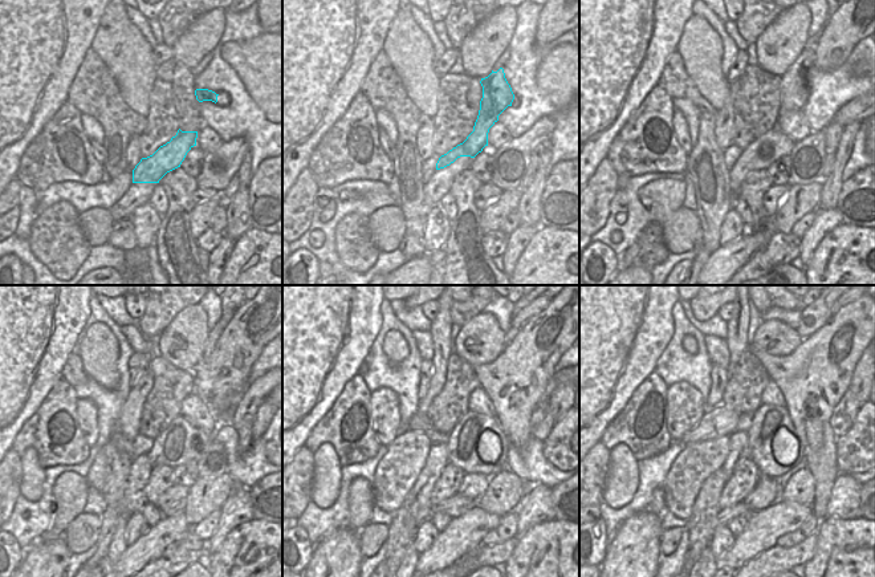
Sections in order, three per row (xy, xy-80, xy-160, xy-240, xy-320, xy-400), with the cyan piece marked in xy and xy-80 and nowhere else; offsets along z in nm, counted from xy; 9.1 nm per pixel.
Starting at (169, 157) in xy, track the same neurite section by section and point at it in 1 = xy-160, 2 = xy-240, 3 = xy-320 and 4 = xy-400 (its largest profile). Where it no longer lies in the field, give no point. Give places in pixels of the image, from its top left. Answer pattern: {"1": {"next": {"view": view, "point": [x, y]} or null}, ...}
{"1": {"next": {"view": "xy-160", "point": [794, 86]}}, "2": {"next": {"view": "xy-240", "point": [214, 334]}}, "3": {"next": {"view": "xy-320", "point": [523, 317]}}, "4": {"next": {"view": "xy-400", "point": [834, 312]}}}

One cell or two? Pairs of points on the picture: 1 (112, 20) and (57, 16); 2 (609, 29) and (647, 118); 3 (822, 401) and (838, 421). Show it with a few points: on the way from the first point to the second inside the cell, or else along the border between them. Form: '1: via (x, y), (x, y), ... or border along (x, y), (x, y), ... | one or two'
1: border along (102, 13), (89, 47) | two
2: border along (656, 84), (622, 128) | two
3: border along (849, 389), (834, 407), (830, 419), (835, 437) | two

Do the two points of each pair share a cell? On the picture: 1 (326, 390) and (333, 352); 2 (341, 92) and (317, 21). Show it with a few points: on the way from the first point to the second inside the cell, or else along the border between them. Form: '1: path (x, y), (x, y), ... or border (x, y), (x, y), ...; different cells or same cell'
1: path (326, 381), (332, 370), (332, 361); same cell
2: path (324, 74), (317, 68), (317, 39); same cell

